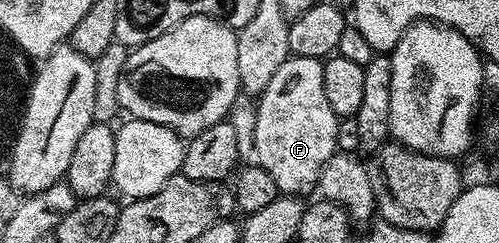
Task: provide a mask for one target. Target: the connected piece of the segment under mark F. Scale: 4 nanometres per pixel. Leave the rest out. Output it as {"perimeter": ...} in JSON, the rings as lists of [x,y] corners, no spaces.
{"perimeter":[[[291,55],[273,73],[269,85],[257,96],[257,133],[255,134],[254,162],[273,177],[276,187],[284,195],[307,197],[316,190],[319,174],[323,166],[337,153],[337,129],[340,116],[333,113],[329,100],[325,97],[322,62],[313,57]]]}

